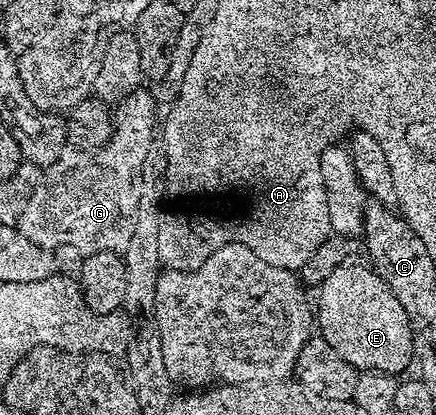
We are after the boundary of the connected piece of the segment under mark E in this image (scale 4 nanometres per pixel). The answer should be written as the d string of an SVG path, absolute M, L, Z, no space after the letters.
M347 263L340 267L330 275L317 289L318 296L318 316L316 312L316 328L320 331L321 339L328 342L328 346L332 346L332 350L336 350L336 354L340 354L340 358L344 358L344 362L348 362L352 367L358 369L359 372L383 372L392 377L397 377L398 372L402 372L406 367L412 364L412 330L408 326L408 314L404 314L400 302L396 302L396 297L392 295L392 290L388 290L388 286L384 286L384 282L380 282L378 275L374 273L374 269L369 266Z

